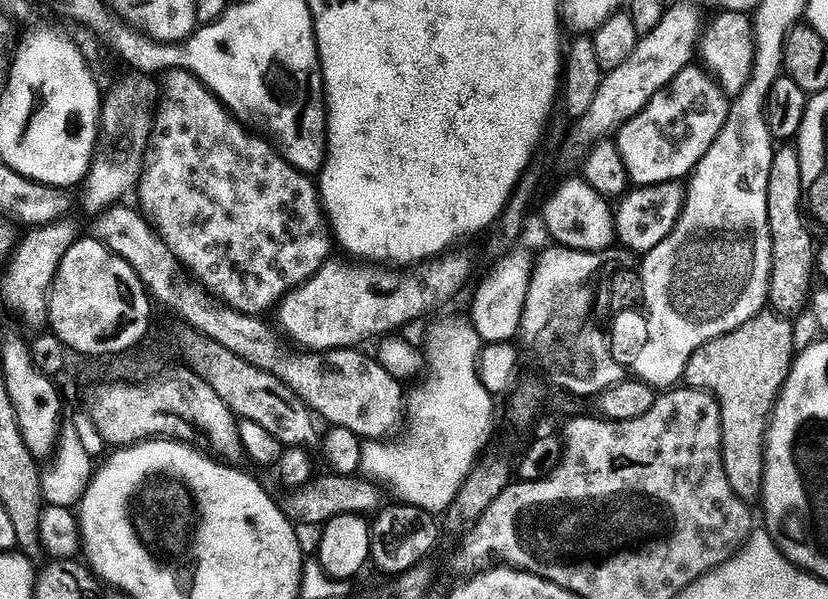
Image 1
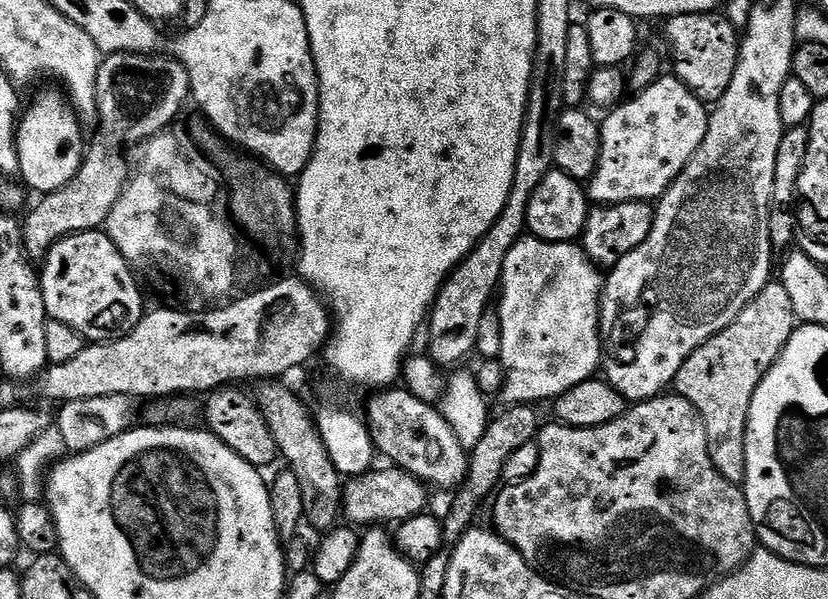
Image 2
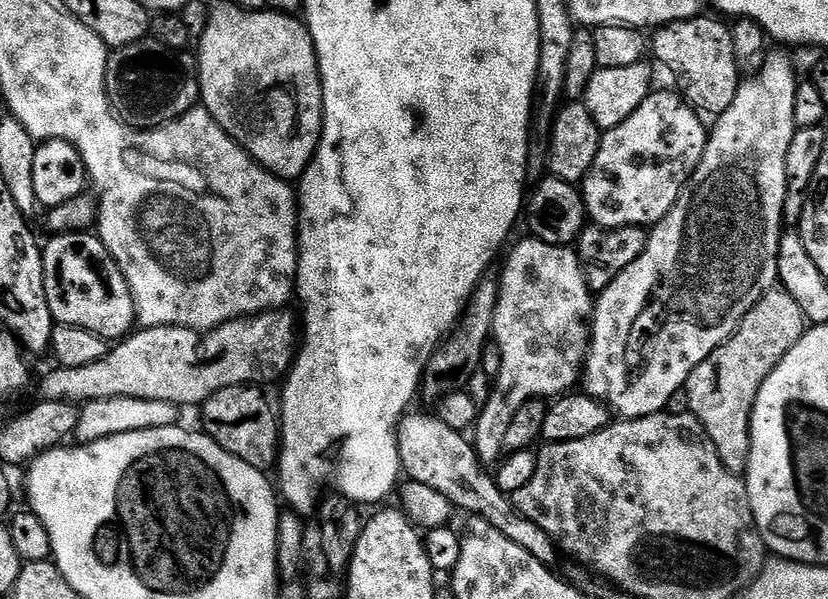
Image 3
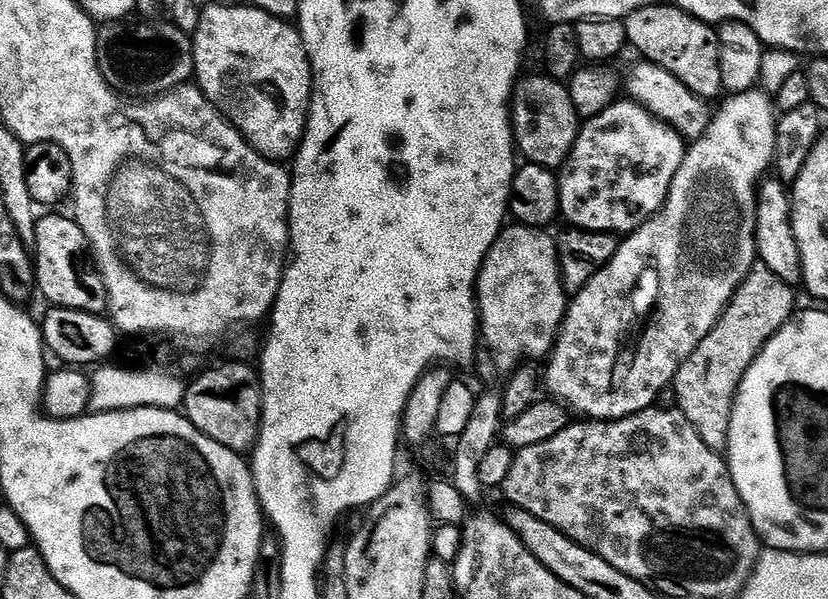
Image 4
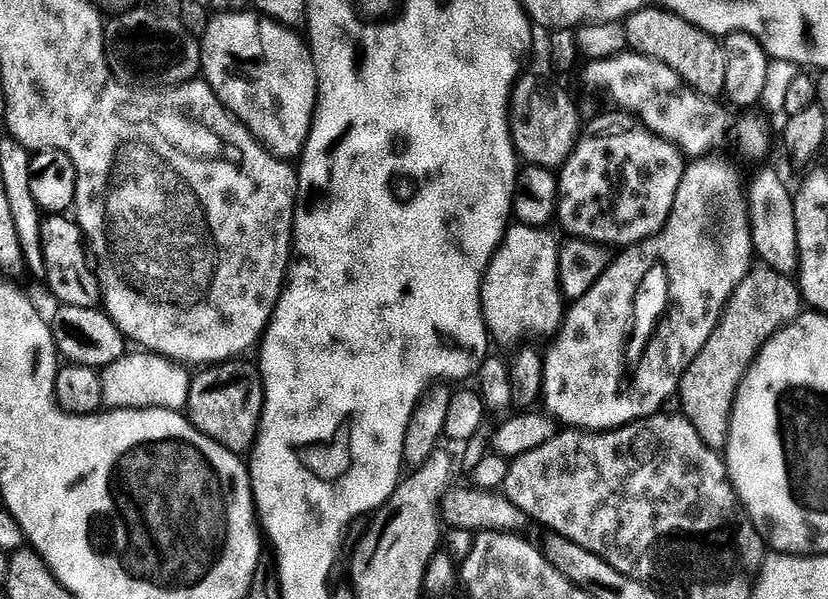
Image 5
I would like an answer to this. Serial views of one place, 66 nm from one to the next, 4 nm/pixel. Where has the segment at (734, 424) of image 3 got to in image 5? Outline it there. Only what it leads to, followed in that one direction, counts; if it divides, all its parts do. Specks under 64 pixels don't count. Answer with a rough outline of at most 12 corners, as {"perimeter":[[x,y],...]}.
{"perimeter":[[753,267],[679,385],[682,414],[727,449],[732,403],[764,343],[802,308]]}

